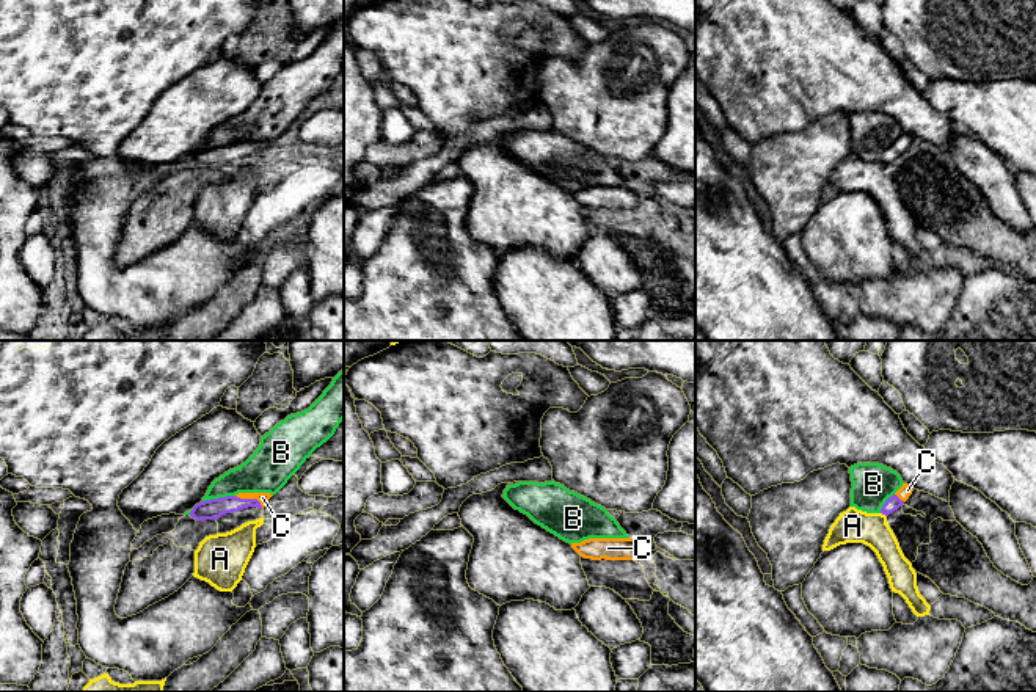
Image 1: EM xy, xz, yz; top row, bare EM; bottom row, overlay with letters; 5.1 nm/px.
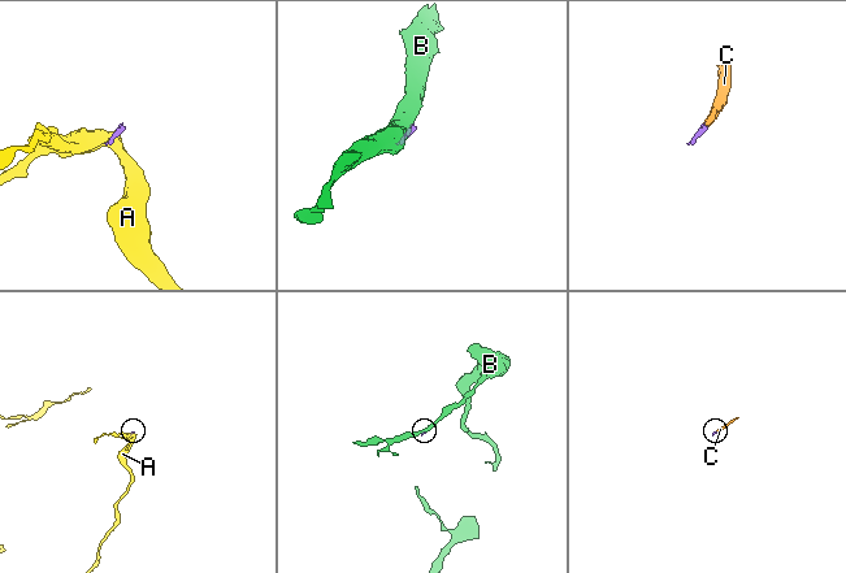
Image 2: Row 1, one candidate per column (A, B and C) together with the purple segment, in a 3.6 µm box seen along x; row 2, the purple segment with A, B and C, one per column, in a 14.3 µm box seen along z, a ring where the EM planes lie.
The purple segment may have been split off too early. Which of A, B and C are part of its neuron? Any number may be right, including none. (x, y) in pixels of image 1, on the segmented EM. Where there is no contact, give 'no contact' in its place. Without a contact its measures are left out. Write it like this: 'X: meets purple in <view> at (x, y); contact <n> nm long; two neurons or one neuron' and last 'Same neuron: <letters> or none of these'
A: meets purple in yz at (884, 513); contact 40 nm long; two neurons
B: meets purple in xy at (218, 498); contact 180 nm long; two neurons
C: meets purple in xy at (250, 499); contact 160 nm long; one neuron
Same neuron: C

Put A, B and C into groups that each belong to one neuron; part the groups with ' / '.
A / B / C

